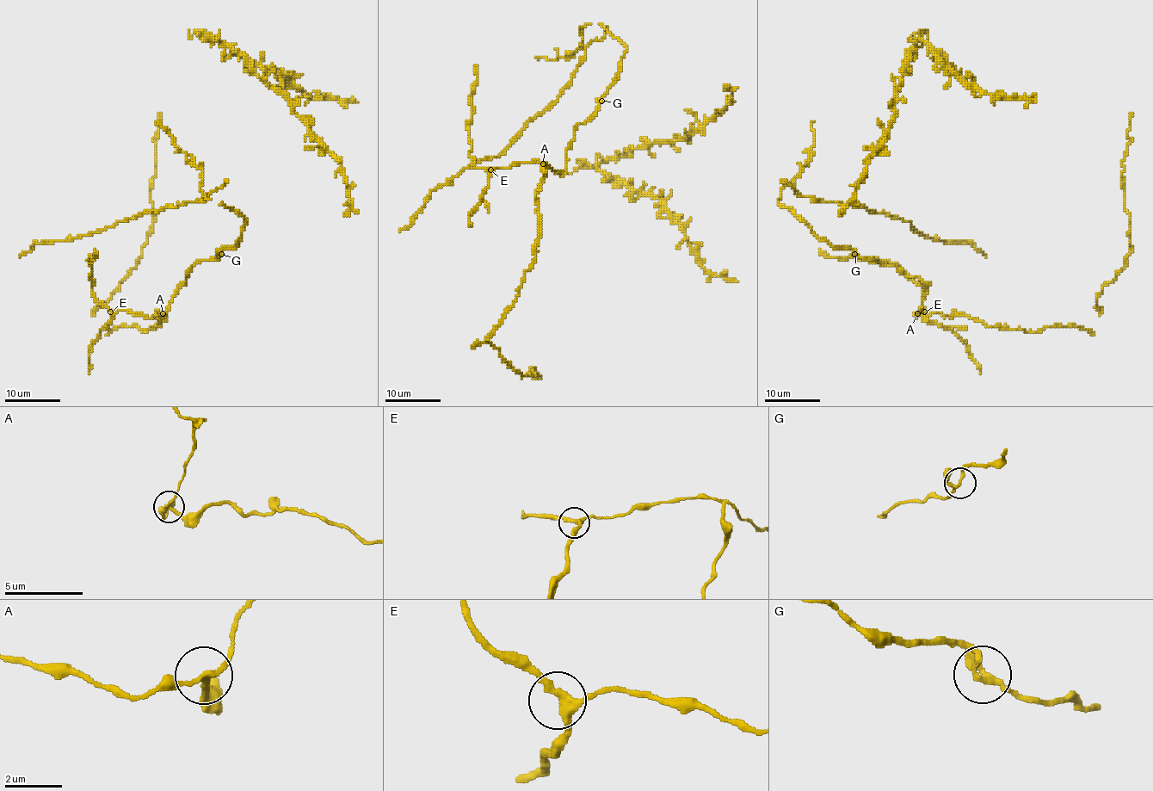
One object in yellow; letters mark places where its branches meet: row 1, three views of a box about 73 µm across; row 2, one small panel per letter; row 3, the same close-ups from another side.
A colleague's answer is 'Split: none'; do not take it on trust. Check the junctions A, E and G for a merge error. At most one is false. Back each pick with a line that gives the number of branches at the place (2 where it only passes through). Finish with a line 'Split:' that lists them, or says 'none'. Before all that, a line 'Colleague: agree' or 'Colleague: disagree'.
Colleague: disagree
A: 3 branches meet
Split: A

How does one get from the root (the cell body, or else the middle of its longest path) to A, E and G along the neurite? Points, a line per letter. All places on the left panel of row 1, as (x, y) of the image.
A: (241, 234), (237, 245), (224, 247), (216, 259), (199, 261), (191, 268), (185, 281), (163, 313)
E: (241, 234), (237, 245), (191, 268), (164, 313), (110, 312)
G: (241, 234), (237, 245), (224, 247), (221, 254)

